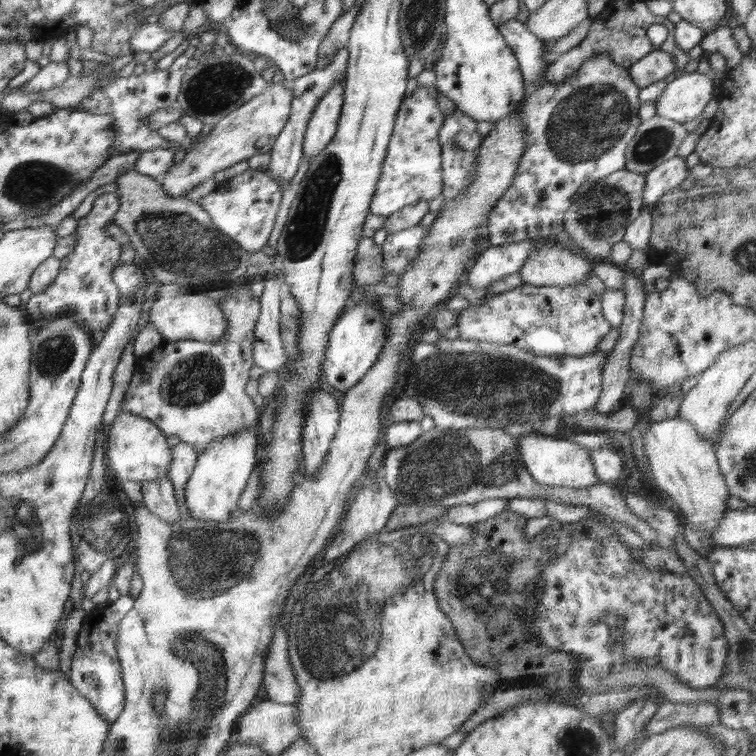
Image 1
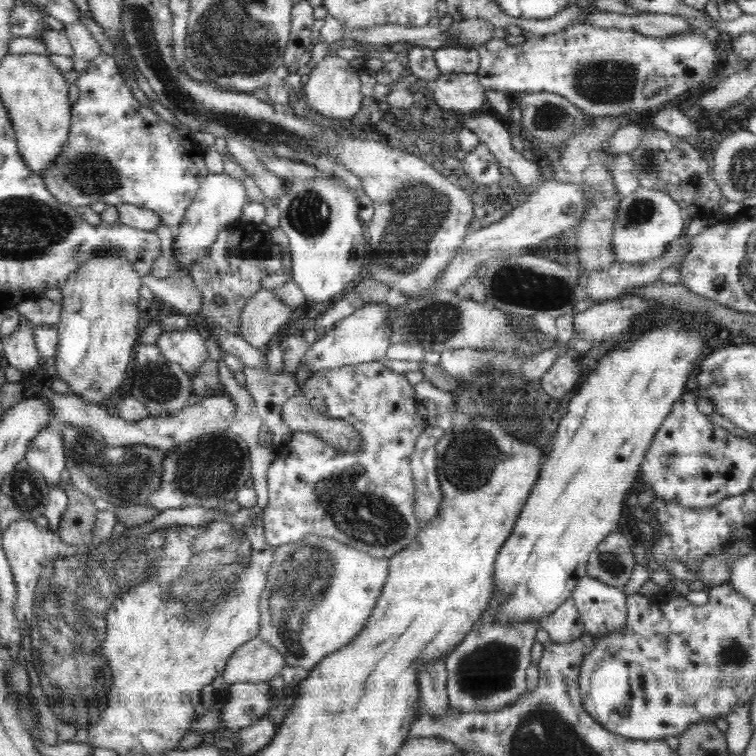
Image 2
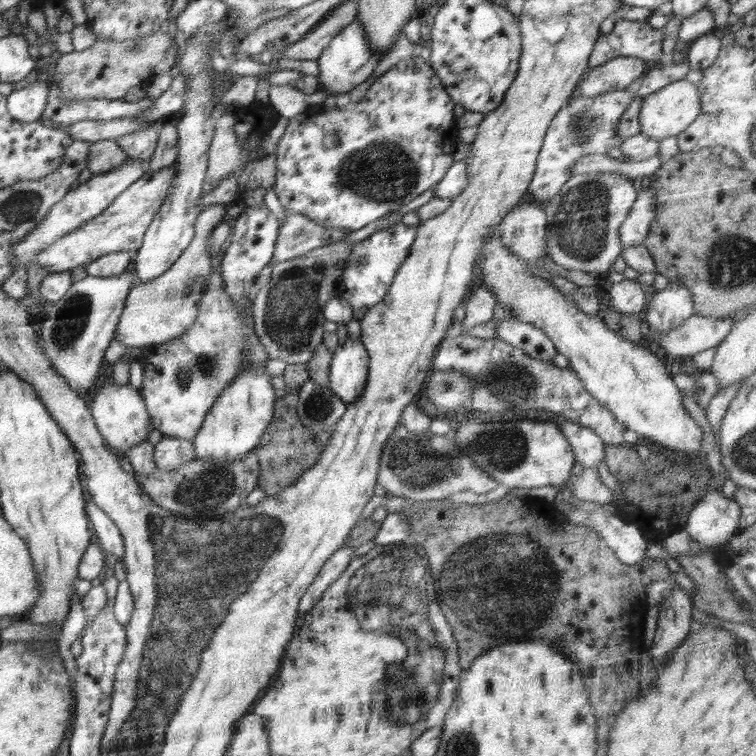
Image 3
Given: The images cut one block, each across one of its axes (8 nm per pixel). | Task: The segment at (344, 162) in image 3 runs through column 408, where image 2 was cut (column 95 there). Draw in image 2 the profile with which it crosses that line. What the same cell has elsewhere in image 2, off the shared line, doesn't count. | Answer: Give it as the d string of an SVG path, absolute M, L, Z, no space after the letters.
M101 53L99 56L96 56L94 60L90 60L87 69L80 73L75 84L78 86L79 97L72 105L71 127L68 134L68 140L64 142L62 152L58 154L58 158L54 160L54 164L52 164L48 170L44 170L41 173L42 180L46 184L48 191L56 197L58 201L73 207L89 206L89 204L92 204L93 202L104 202L107 205L112 206L134 204L139 207L149 208L151 211L157 212L158 216L161 216L160 220L162 220L164 226L175 229L183 221L186 209L194 200L194 197L196 197L198 188L200 188L205 176L208 176L208 174L211 173L204 160L204 148L194 142L194 139L191 136L179 134L178 129L166 123L166 121L164 121L160 115L154 113L152 109L143 106L134 97L130 87L120 75L114 58L105 53Z

